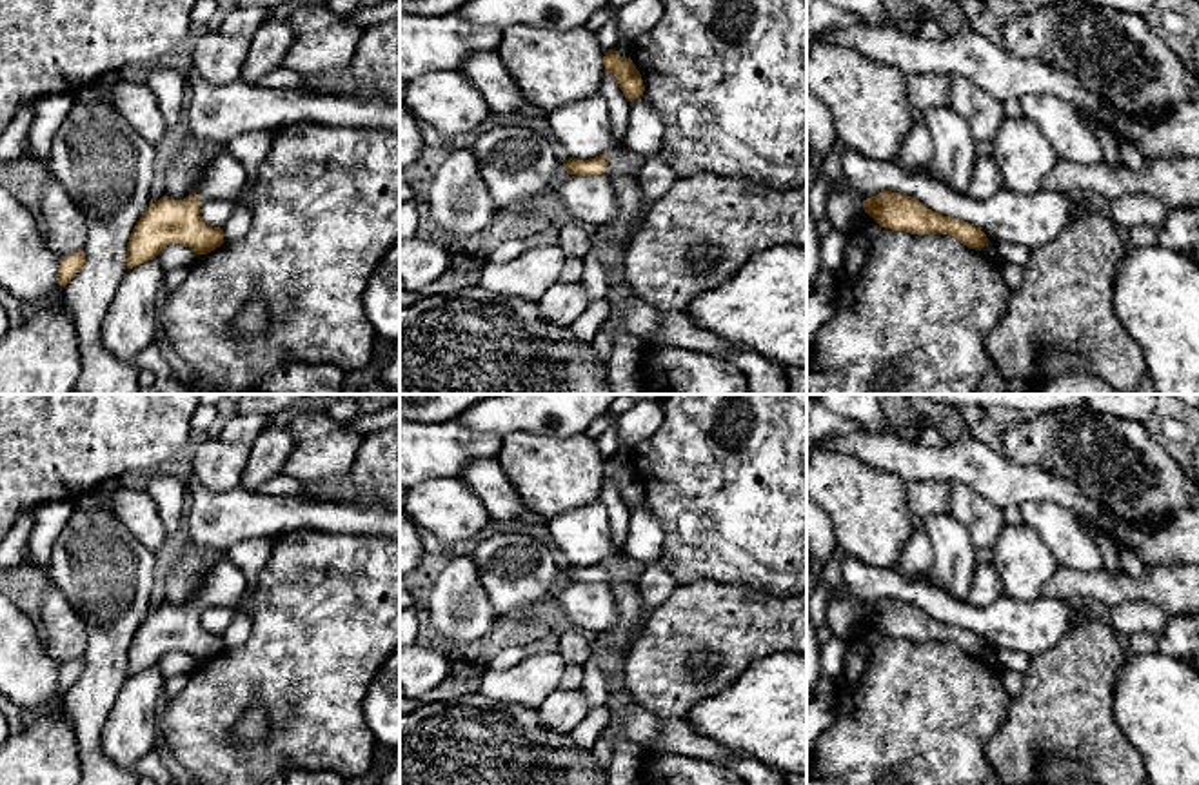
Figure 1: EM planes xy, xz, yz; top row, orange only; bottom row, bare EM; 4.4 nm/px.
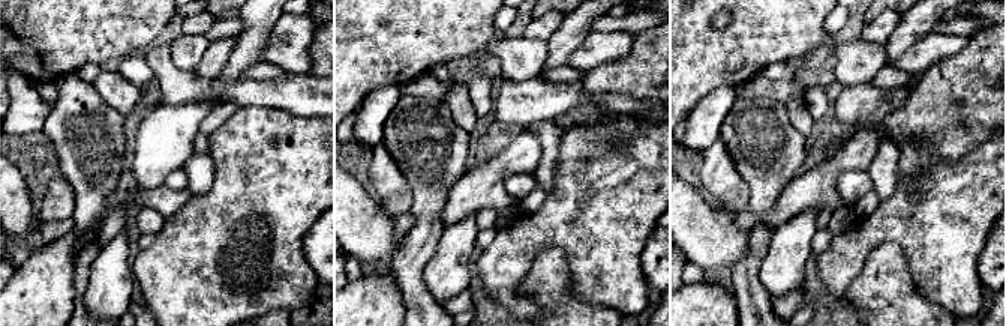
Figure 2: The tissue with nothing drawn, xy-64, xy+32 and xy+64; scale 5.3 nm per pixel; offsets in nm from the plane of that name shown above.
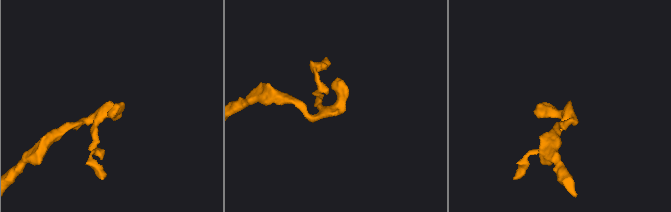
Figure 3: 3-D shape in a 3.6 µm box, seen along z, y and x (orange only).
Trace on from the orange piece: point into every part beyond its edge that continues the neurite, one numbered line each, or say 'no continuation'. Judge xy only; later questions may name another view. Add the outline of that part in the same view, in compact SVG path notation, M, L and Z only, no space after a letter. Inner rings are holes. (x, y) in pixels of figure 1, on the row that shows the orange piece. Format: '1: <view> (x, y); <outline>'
1: xy (226, 177); M223 151L213 158L203 178L196 184L194 193L200 196L200 202L233 200L242 194L245 184L245 167L234 154Z

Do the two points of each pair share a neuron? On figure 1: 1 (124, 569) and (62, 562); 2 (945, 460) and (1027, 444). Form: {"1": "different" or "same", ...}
{"1": "same", "2": "different"}

